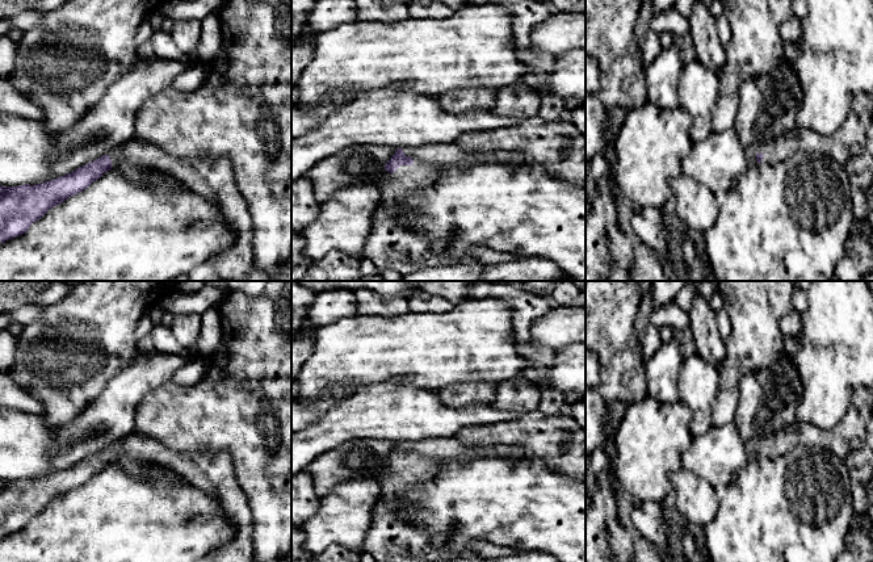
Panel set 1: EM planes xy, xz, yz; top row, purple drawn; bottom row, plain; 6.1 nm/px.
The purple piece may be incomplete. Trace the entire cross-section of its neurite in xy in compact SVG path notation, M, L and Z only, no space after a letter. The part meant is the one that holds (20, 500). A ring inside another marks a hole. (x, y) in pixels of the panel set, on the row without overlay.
M133 431L130 435L112 443L106 449L75 464L74 466L56 471L54 474L18 481L0 479L0 536L13 533L25 528L29 521L41 513L50 503L64 496L67 492L87 483L93 475L100 473L104 466L112 464L117 457L127 454L134 457L143 457L148 461L156 461L169 466L180 475L185 477L190 483L203 490L207 494L219 498L223 509L235 524L235 537L223 546L206 554L210 562L253 562L255 549L252 544L253 519L252 511L245 492L236 481L232 461L227 453L200 453L200 454L179 454L165 449L160 443L147 435Z

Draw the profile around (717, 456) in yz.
M734 423L712 425L705 435L692 440L681 457L683 469L697 474L719 492L748 462L746 443Z

